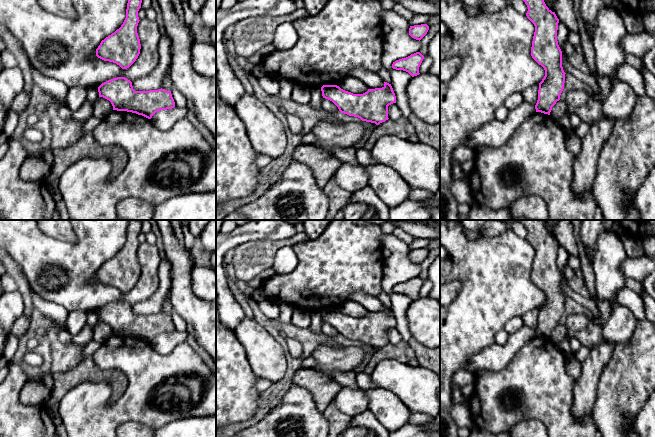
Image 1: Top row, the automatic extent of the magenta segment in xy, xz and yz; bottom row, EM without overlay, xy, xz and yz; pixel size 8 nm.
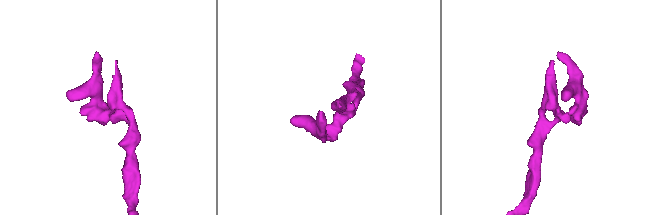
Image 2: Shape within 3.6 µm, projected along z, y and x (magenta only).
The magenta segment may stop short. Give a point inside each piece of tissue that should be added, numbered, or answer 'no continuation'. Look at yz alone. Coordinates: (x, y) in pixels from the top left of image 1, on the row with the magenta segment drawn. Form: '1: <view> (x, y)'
no continuation

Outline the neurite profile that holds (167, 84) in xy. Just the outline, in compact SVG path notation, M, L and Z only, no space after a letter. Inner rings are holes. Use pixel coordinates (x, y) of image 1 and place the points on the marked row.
M169 67L167 71L166 76L164 78L163 85L162 85L162 89L165 89L167 91L171 91L173 89L173 83L170 77L170 71L171 71L171 67Z

